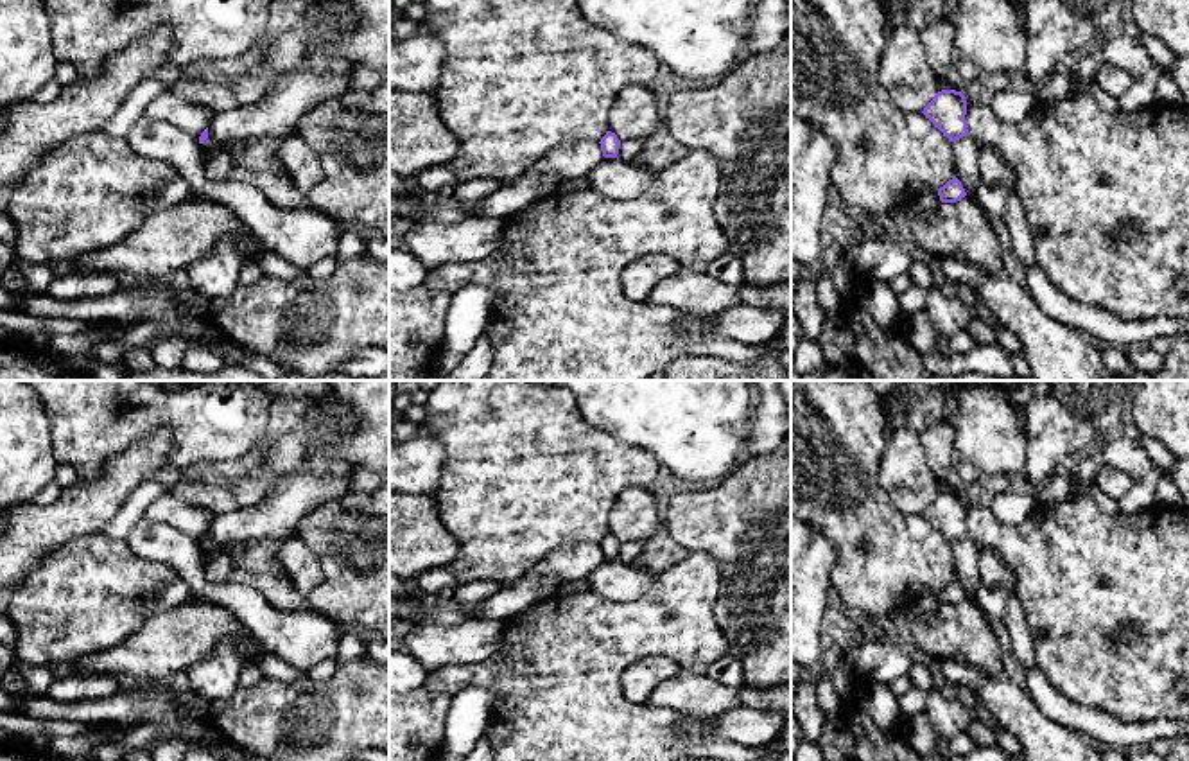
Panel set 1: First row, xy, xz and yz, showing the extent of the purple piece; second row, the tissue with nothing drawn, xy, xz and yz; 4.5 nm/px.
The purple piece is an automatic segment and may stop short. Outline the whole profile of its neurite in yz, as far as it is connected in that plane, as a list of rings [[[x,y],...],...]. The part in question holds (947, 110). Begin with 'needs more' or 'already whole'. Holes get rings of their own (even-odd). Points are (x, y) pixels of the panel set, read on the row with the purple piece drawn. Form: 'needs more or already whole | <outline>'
already whole | [[[942,90],[922,111],[947,138],[956,142],[968,135],[967,101],[961,92]]]

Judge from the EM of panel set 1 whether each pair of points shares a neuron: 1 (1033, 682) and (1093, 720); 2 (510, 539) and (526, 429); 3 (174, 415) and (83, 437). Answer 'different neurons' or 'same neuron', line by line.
1: same neuron
2: same neuron
3: same neuron

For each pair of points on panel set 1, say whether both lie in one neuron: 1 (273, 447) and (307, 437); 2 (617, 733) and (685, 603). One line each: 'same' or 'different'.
1: same
2: same

